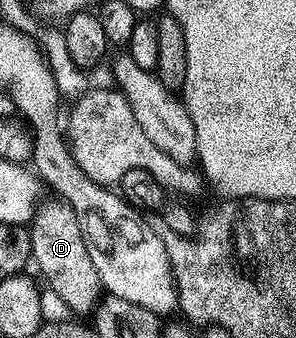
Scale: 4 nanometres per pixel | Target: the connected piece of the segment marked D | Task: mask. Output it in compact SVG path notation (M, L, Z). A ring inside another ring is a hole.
M58 201L54 205L45 204L29 222L28 228L32 261L35 266L38 264L45 284L64 299L71 314L93 314L104 290L100 275L92 263L92 255L88 255L84 231L80 231L80 219L76 219L74 208Z

